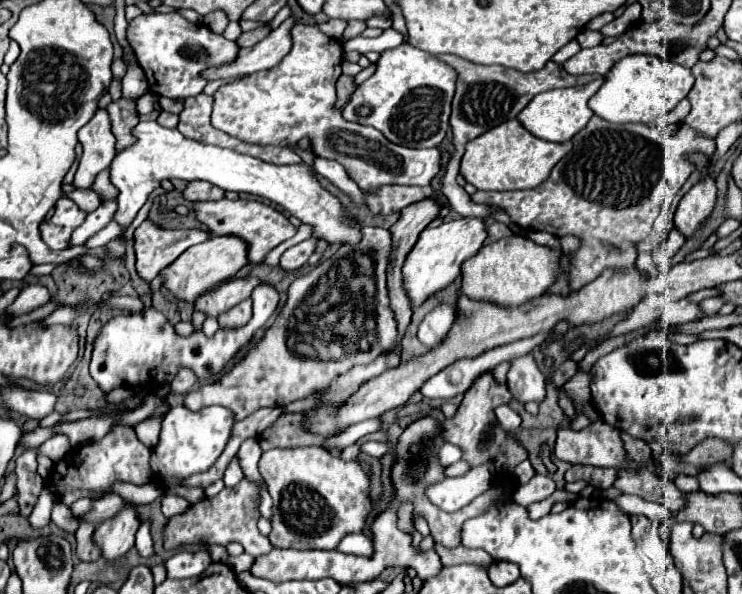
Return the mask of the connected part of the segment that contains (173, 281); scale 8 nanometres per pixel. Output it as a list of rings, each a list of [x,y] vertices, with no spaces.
[[[215,235],[209,241],[187,249],[183,255],[177,257],[175,263],[165,267],[159,273],[159,277],[163,279],[163,287],[167,287],[167,291],[171,291],[175,295],[175,299],[185,301],[185,303],[193,303],[195,297],[203,295],[213,285],[235,277],[235,273],[243,265],[247,265],[247,245],[237,237],[217,237]]]

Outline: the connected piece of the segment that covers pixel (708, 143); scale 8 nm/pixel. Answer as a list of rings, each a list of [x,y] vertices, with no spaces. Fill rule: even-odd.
[[[591,117],[587,127],[579,131],[573,139],[573,151],[563,157],[555,169],[551,171],[551,177],[527,191],[477,191],[471,195],[475,203],[485,203],[485,205],[497,205],[505,209],[511,217],[513,223],[517,223],[525,231],[547,231],[555,237],[563,235],[577,235],[583,239],[581,249],[571,257],[573,267],[569,269],[571,273],[571,289],[577,291],[583,285],[591,283],[599,273],[607,267],[613,269],[623,269],[635,265],[637,251],[635,251],[635,241],[641,241],[649,235],[655,217],[659,215],[659,209],[665,201],[671,201],[683,187],[683,183],[689,179],[693,173],[693,165],[687,161],[689,151],[701,151],[707,157],[715,153],[715,141],[705,139],[697,135],[697,131],[689,129],[685,123],[677,125],[611,125],[609,121],[603,121],[601,117]],[[603,241],[613,243],[619,247],[619,251],[609,251],[603,247]]]

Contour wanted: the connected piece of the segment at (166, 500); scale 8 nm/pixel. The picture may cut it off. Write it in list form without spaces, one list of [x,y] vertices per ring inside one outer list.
[[[167,495],[161,501],[161,509],[163,509],[165,517],[173,517],[173,515],[183,513],[187,509],[187,505],[189,505],[187,501],[183,501],[181,497],[175,497],[175,495]]]

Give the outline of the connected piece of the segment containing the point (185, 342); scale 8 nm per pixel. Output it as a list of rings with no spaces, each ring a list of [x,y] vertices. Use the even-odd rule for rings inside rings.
[[[261,283],[253,289],[253,319],[235,331],[223,331],[219,329],[213,337],[205,337],[201,331],[181,337],[175,335],[171,323],[161,311],[155,311],[153,307],[145,313],[125,313],[109,319],[95,341],[93,357],[91,357],[91,377],[97,381],[97,385],[109,393],[117,387],[135,389],[135,385],[145,385],[145,391],[153,391],[161,385],[167,385],[175,379],[179,369],[191,369],[199,381],[209,379],[211,375],[217,375],[223,371],[223,367],[237,355],[237,351],[251,343],[255,331],[265,325],[265,321],[271,317],[271,313],[277,309],[279,293],[275,287]]]

